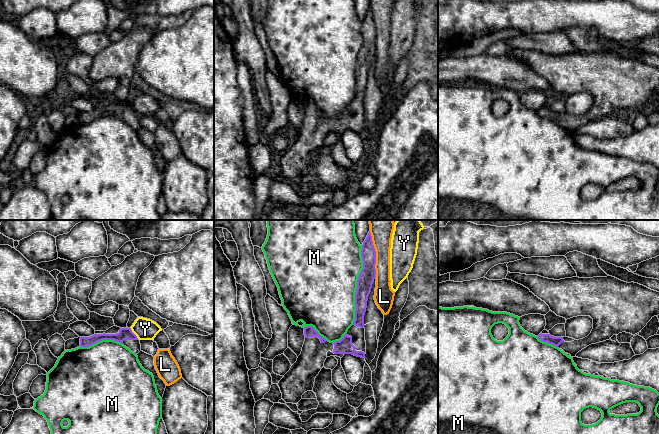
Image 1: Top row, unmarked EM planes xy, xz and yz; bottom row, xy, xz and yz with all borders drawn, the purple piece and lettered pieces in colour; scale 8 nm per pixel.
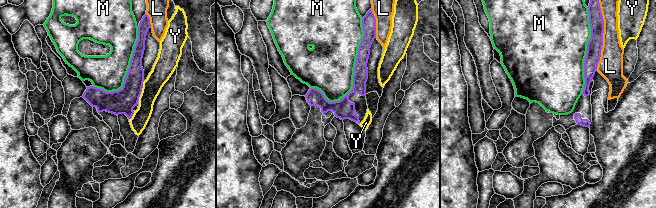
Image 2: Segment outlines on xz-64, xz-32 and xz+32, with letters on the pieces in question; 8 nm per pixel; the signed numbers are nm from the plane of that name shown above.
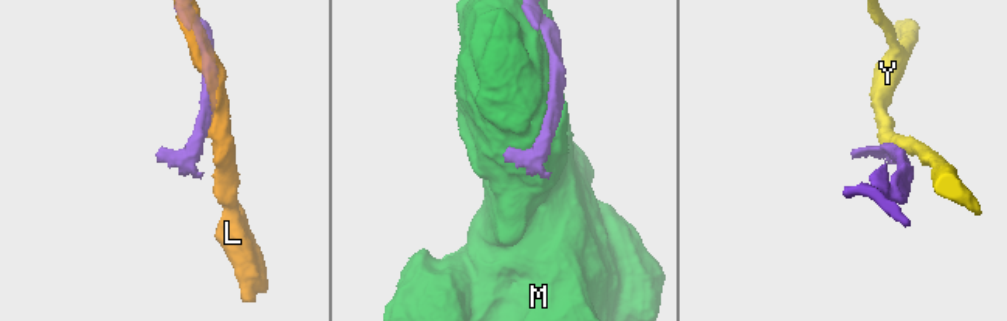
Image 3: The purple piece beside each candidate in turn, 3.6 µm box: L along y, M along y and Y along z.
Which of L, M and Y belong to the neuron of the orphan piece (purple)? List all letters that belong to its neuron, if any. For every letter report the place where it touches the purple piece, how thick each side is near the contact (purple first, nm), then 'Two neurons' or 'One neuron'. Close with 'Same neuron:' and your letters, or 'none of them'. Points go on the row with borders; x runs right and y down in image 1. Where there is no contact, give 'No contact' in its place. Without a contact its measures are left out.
L: Touches purple at xz (375, 254). Thickness 130 nm (purple) against 190 nm. Two neurons
M: Touches purple at xz (357, 285). Thickness 130 nm (purple) against 500 nm. Two neurons
Y: Touches purple at xy (133, 333). Thickness 100 nm (purple) against 180 nm. Two neurons
Same neuron: none of them

